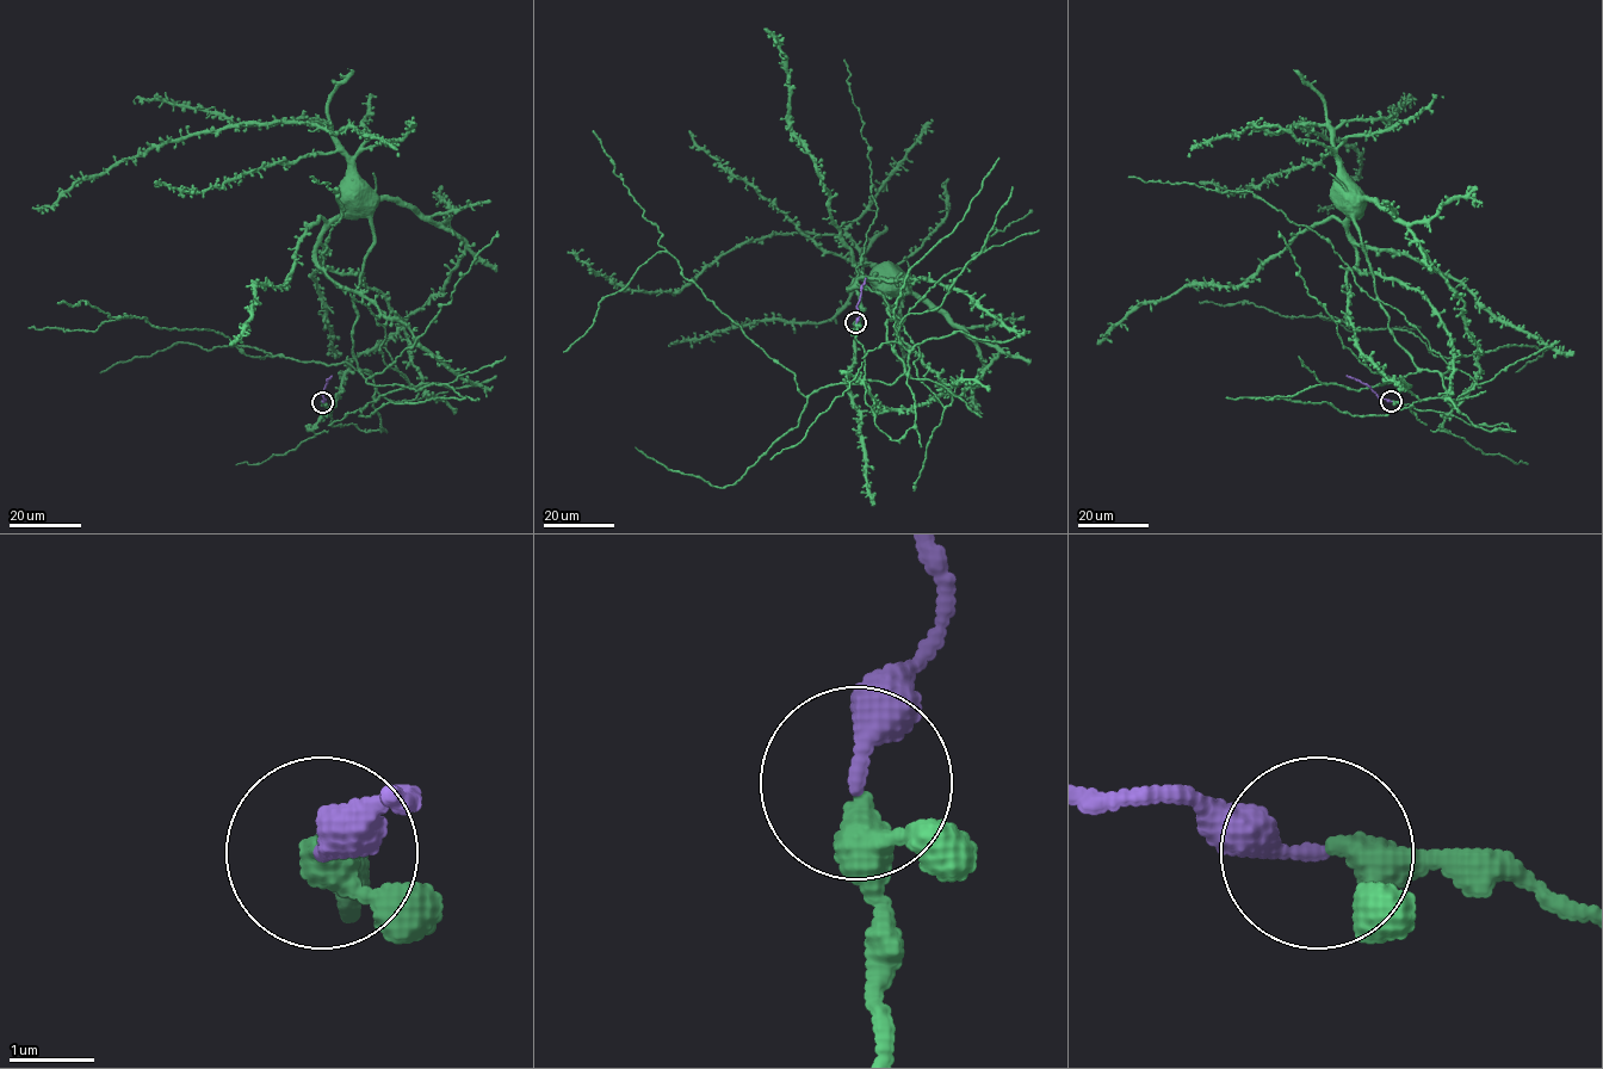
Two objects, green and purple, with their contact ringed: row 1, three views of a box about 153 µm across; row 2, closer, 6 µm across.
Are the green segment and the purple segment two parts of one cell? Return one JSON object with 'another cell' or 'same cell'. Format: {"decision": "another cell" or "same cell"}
{"decision": "same cell"}

